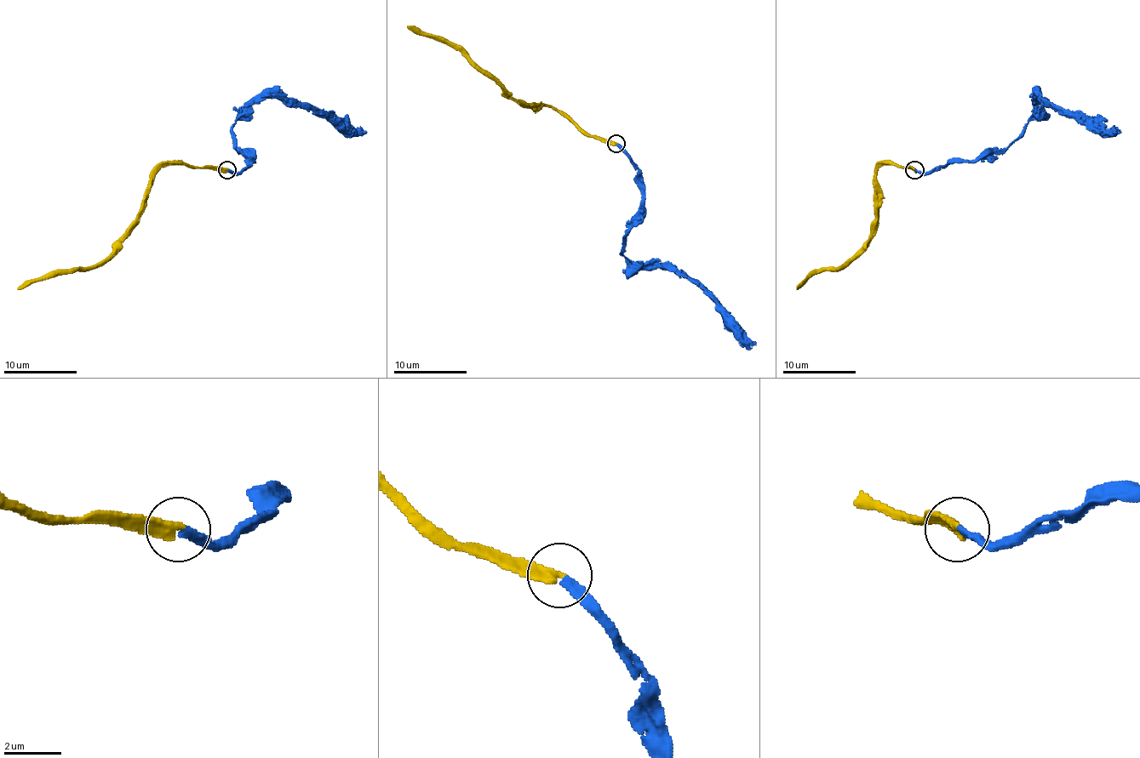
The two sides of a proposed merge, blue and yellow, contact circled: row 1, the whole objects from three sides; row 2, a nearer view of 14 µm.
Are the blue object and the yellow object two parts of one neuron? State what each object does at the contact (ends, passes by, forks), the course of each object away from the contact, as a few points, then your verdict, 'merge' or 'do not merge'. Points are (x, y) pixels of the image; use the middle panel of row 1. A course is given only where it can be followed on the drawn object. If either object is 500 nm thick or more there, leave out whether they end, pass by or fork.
blue ends | yellow ends | blue via (617, 144), (638, 171), (641, 190), (641, 213), (621, 252), (634, 262), (681, 270), (716, 304), (749, 350) | yellow via (615, 144), (583, 134), (545, 105), (521, 105), (494, 78), (481, 72), (449, 45), (416, 34), (408, 25) | merge

